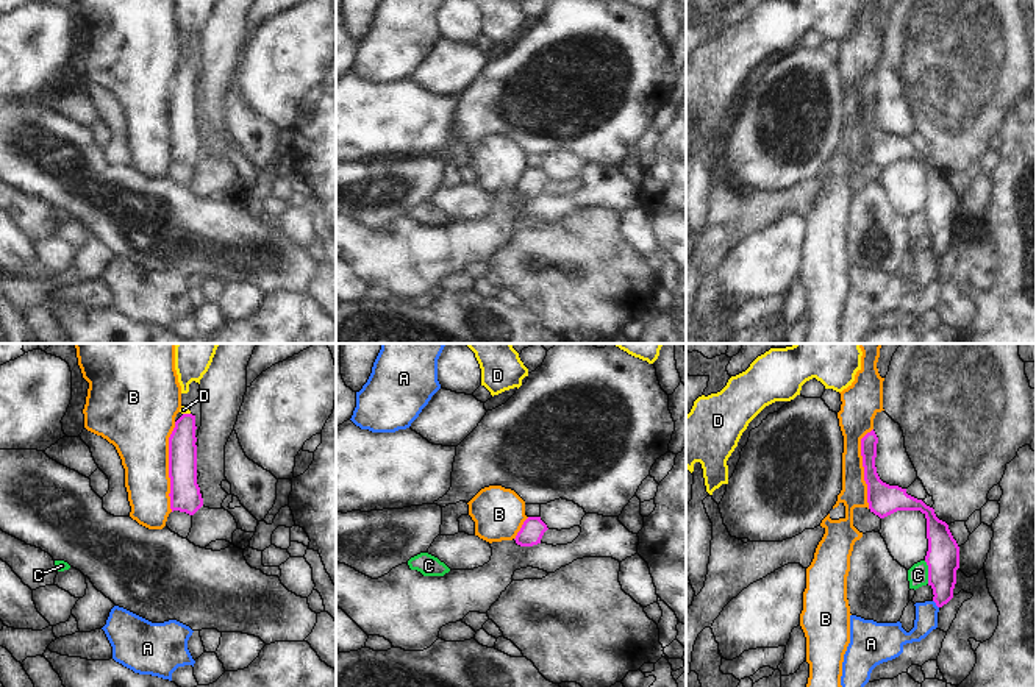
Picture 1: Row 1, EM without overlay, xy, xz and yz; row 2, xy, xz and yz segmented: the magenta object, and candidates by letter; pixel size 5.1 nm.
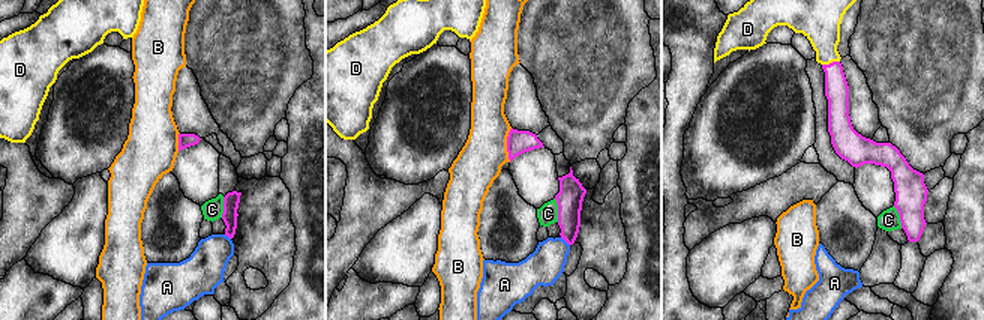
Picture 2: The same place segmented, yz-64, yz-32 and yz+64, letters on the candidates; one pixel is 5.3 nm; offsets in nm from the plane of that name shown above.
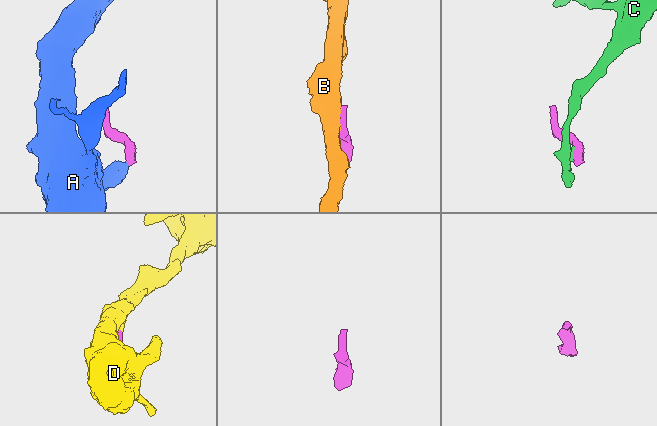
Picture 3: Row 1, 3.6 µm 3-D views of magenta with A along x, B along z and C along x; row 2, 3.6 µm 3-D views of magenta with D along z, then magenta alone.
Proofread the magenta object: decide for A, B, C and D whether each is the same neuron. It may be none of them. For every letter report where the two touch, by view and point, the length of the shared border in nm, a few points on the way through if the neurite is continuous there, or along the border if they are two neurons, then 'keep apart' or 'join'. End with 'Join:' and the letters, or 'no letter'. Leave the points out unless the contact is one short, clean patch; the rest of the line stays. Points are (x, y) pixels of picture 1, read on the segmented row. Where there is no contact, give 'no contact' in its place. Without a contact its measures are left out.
A: yz (936, 605) | 50 nm | along yz (933, 600), (938, 608) | keep apart
B: xy (169, 467) | 460 nm | keep apart
C: yz (928, 572) | 120 nm | along yz (924, 561), (928, 570), (928, 583) | keep apart
D: xy (186, 414) | 40 nm | across xy (182, 444), (186, 414), (183, 409) | join
Join: D

